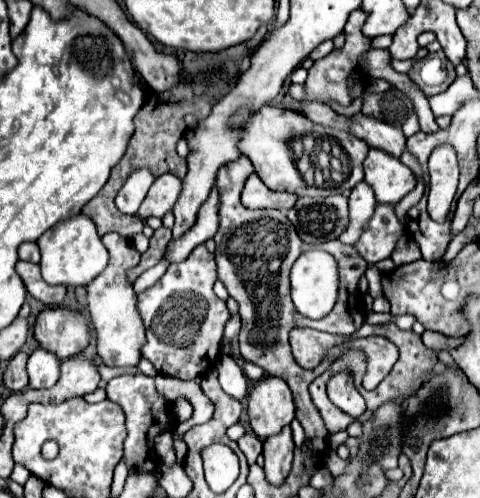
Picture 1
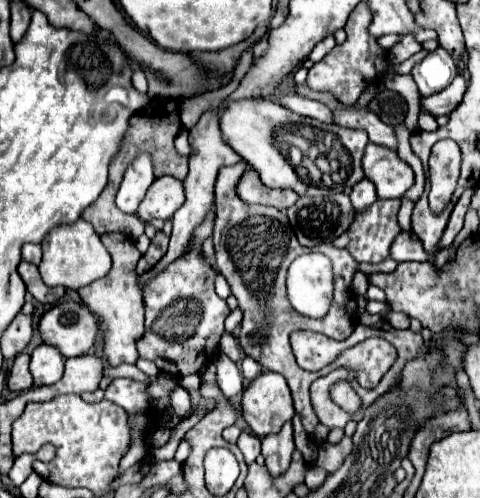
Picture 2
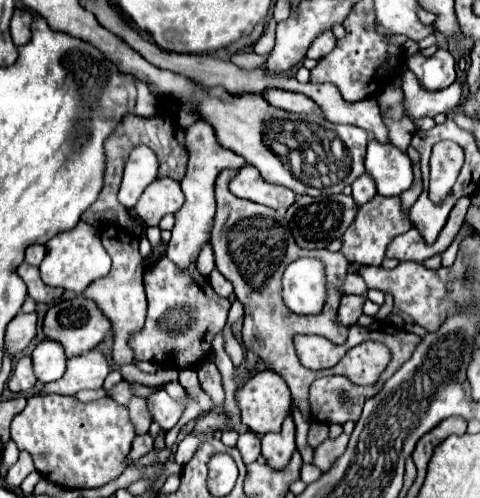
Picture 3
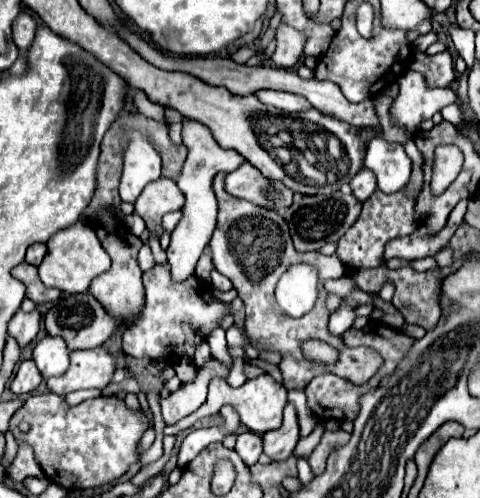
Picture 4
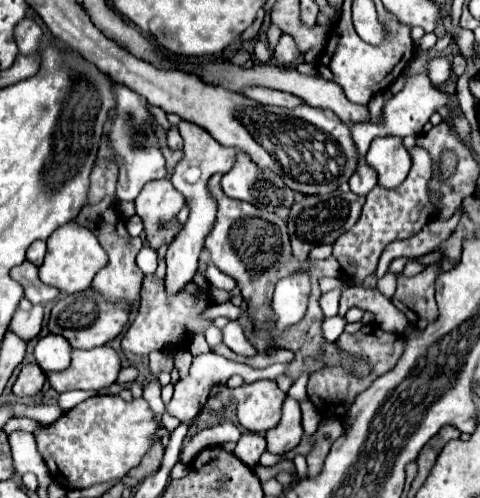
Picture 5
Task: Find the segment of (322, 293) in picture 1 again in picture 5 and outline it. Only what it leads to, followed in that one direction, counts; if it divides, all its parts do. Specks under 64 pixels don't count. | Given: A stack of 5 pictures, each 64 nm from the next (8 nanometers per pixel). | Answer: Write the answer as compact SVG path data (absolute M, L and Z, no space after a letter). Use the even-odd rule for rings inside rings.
M294 272L292 276L286 276L278 282L272 308L274 322L280 330L302 320L308 308L308 296L310 296L308 272Z

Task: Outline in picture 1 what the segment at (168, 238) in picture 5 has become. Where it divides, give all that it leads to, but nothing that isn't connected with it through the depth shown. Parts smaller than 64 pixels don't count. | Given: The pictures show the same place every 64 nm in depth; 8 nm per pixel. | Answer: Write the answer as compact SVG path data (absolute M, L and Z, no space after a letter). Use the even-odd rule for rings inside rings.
M162 174L154 180L152 188L148 190L148 196L144 198L140 210L138 210L138 216L142 220L150 218L150 216L156 216L156 218L162 218L168 210L174 208L176 200L178 200L178 194L180 194L180 178L176 178L174 174Z

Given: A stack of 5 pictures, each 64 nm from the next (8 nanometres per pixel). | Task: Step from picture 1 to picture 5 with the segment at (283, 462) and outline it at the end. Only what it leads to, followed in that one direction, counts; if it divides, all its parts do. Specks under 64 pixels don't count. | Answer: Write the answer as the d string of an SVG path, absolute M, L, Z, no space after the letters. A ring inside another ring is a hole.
M286 398L284 408L282 408L282 420L276 428L266 432L266 444L268 444L268 452L272 454L286 454L292 448L298 446L300 438L302 438L302 414L300 414L300 406L294 398Z

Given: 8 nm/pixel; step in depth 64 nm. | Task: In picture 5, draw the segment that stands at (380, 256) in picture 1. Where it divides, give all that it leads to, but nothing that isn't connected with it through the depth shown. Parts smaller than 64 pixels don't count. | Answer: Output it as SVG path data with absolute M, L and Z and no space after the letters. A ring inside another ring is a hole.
M418 146L410 154L412 154L412 170L404 180L404 184L400 184L400 188L396 190L386 190L380 186L372 188L370 194L366 196L360 220L334 242L334 258L342 264L342 272L350 280L360 282L366 276L370 276L378 266L382 250L390 242L414 236L416 232L422 230L424 224L436 218L436 208L430 204L430 192L428 192L428 180L432 178L432 158L424 148Z

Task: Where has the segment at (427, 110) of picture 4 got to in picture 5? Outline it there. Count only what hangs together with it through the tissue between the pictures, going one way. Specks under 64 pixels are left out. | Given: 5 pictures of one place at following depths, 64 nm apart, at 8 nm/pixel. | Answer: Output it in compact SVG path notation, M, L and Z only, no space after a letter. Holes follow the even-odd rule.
M412 74L412 76L404 76L404 88L392 96L386 106L384 106L384 122L376 124L376 122L360 122L360 124L350 124L352 130L352 138L358 146L358 154L360 160L364 158L364 154L368 152L368 146L374 138L378 136L414 136L422 132L422 126L430 120L430 116L444 104L448 104L448 94L444 94L442 90L438 90L436 86L430 84L426 74Z

